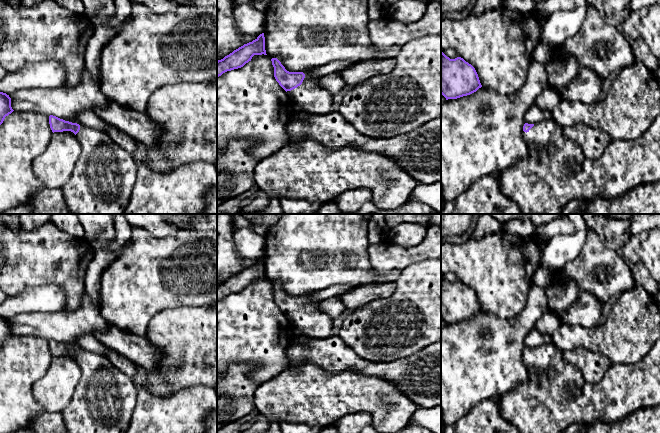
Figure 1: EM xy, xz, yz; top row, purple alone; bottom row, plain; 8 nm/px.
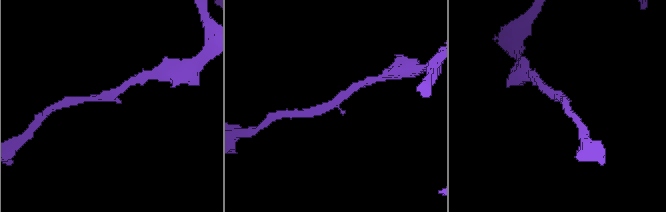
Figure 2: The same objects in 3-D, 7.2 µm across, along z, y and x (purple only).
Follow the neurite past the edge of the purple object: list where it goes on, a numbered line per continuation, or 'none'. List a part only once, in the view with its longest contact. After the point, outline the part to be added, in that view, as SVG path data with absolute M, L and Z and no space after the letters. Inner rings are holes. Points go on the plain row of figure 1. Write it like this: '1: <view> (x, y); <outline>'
1: xz (310, 321); M310 295L303 296L305 302L300 310L287 315L294 326L295 333L311 339L325 339L332 336L333 319L322 312L319 301L313 302Z

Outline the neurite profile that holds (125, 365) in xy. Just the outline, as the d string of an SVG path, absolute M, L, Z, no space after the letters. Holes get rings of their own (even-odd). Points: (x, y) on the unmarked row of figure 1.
M107 347L107 351L104 356L120 371L122 371L125 375L127 375L132 381L134 381L138 368L134 362L121 355L114 349Z

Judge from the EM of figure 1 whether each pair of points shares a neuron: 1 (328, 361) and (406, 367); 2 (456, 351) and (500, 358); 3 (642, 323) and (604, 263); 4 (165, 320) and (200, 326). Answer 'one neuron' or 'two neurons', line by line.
1: one neuron
2: one neuron
3: two neurons
4: one neuron

